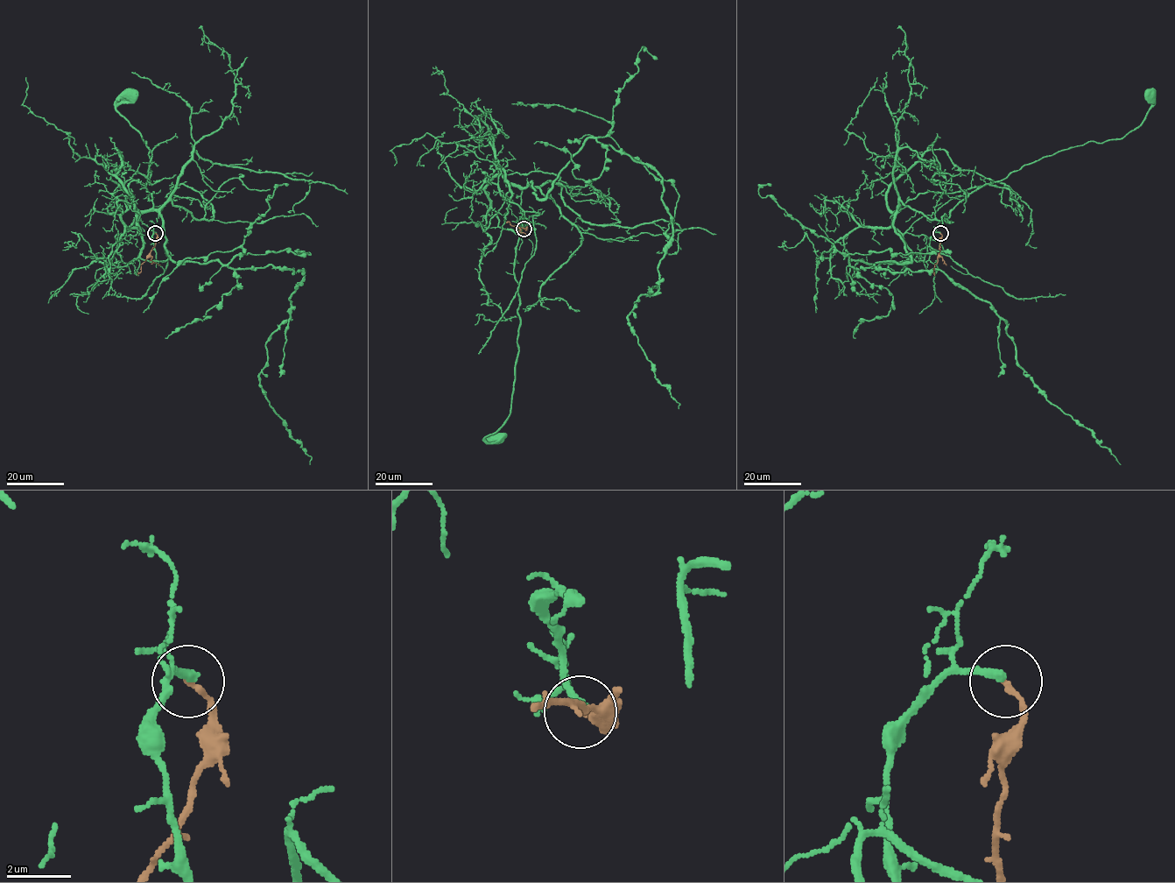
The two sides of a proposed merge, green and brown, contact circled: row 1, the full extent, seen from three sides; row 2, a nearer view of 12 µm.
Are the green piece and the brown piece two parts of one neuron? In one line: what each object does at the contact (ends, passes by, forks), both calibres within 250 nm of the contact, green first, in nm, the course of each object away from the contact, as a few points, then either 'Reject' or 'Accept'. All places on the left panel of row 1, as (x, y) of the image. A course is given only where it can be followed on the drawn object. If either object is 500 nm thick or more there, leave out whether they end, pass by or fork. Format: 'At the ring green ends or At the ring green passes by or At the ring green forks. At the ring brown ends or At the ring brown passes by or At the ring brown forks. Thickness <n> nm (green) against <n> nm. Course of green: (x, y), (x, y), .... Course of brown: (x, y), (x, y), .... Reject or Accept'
At the ring green ends. At the ring brown ends. Thickness 240 nm (green) against 150 nm. Course of green: (155, 233), (156, 261), (144, 260), (137, 216), (153, 206), (151, 162), (116, 109), (130, 94). Course of brown: (155, 233), (154, 247), (137, 275). Reject

